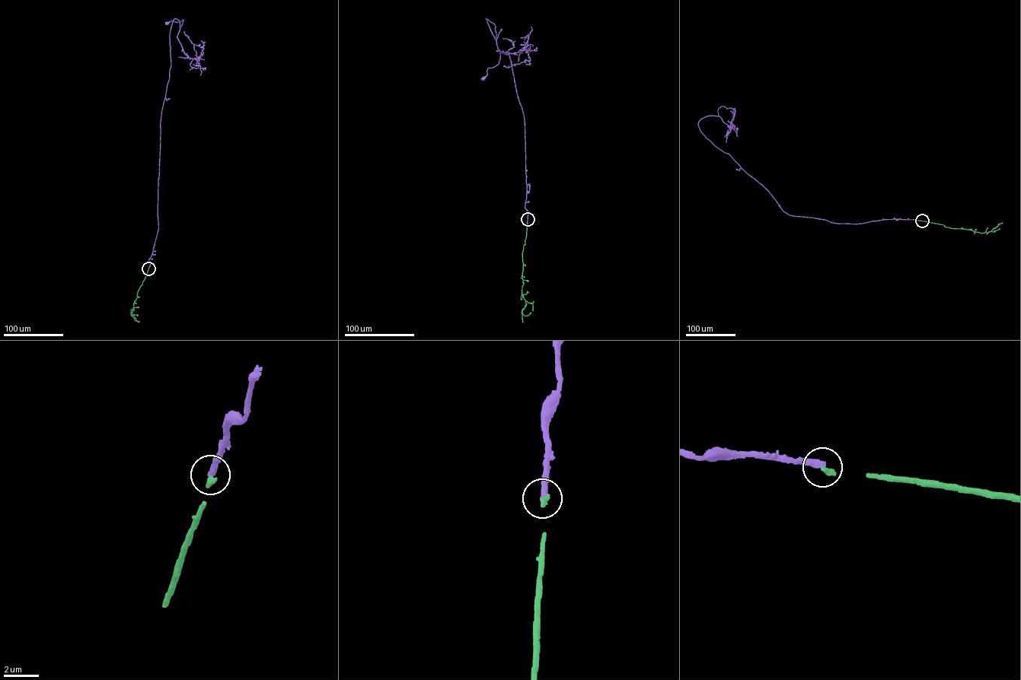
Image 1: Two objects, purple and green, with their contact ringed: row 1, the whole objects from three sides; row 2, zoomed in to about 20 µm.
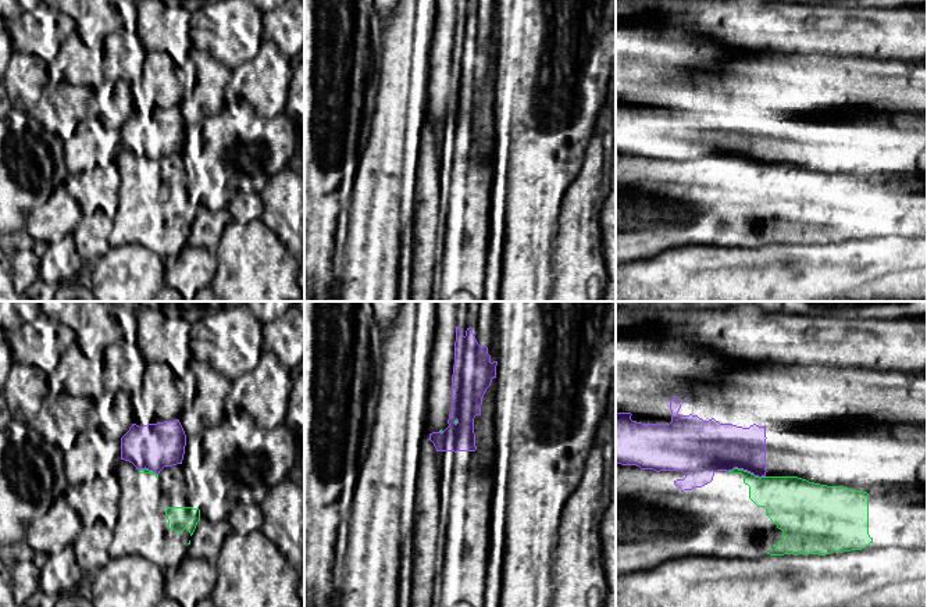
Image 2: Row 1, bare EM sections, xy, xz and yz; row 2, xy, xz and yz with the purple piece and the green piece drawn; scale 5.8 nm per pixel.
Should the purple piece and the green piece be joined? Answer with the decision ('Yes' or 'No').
No

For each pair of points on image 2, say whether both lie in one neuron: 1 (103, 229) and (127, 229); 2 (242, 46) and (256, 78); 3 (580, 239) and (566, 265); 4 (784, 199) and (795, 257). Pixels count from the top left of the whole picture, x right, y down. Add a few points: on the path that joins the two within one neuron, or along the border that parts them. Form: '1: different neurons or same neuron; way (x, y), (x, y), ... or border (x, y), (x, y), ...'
1: different neurons; border (114, 218), (114, 225), (107, 239), (110, 246)
2: different neurons; border (266, 36), (259, 52), (252, 59), (230, 70)
3: same neuron; way (577, 246), (577, 254), (573, 259)
4: different neurons; border (794, 243), (797, 245)

